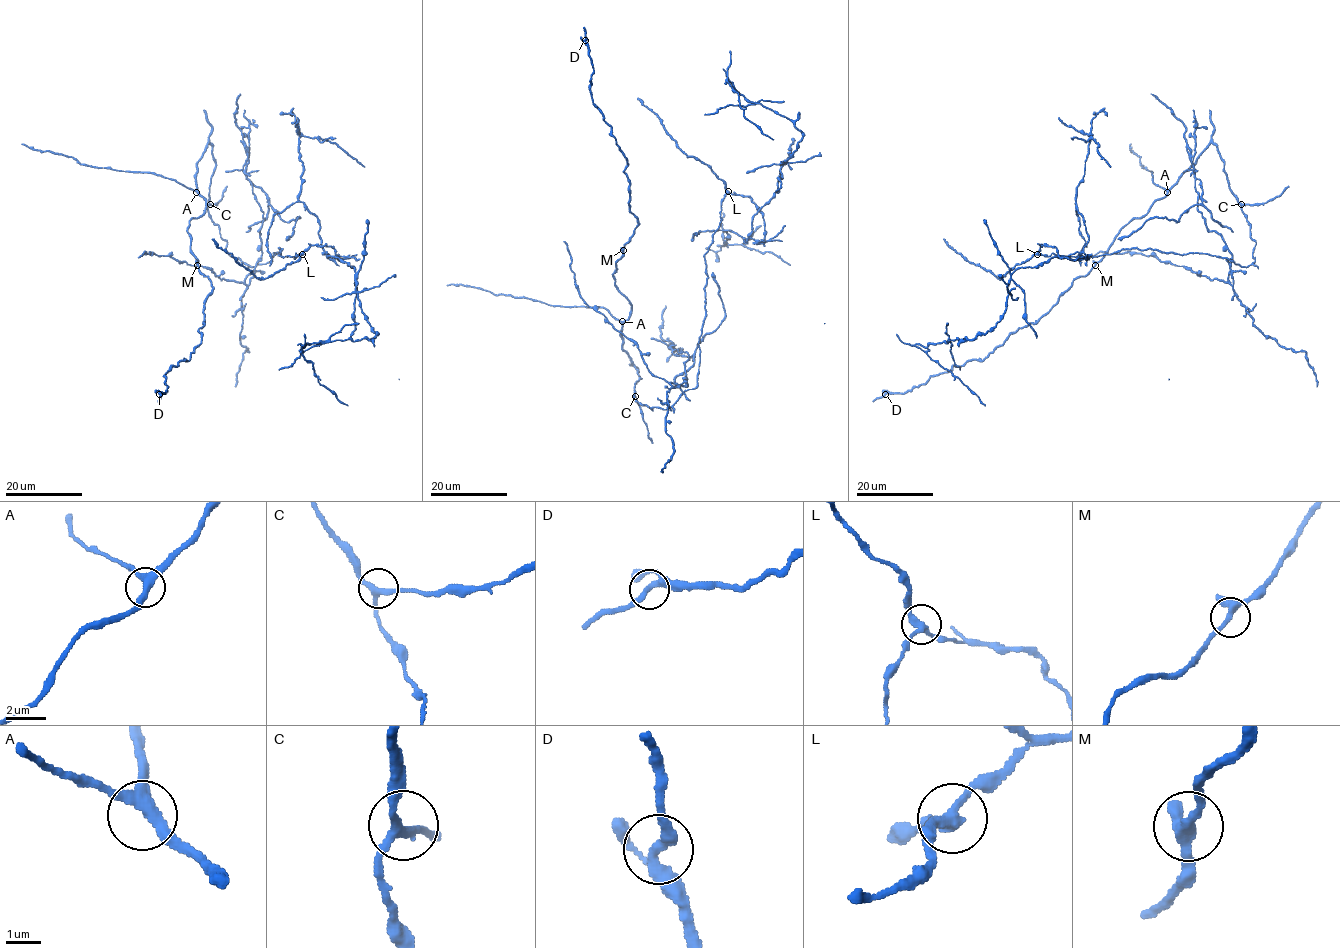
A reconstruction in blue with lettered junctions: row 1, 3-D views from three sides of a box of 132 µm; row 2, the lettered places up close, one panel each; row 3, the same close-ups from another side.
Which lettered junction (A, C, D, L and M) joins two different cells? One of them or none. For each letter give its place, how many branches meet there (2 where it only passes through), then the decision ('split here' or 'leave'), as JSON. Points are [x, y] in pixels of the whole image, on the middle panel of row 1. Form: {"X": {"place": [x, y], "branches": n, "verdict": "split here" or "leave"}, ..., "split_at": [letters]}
{"A": {"place": [622, 321], "branches": 3, "verdict": "leave"}, "C": {"place": [635, 396], "branches": 3, "verdict": "leave"}, "D": {"place": [585, 40], "branches": 3, "verdict": "leave"}, "L": {"place": [728, 191], "branches": 3, "verdict": "split here"}, "M": {"place": [623, 250], "branches": 3, "verdict": "leave"}, "split_at": ["L"]}

